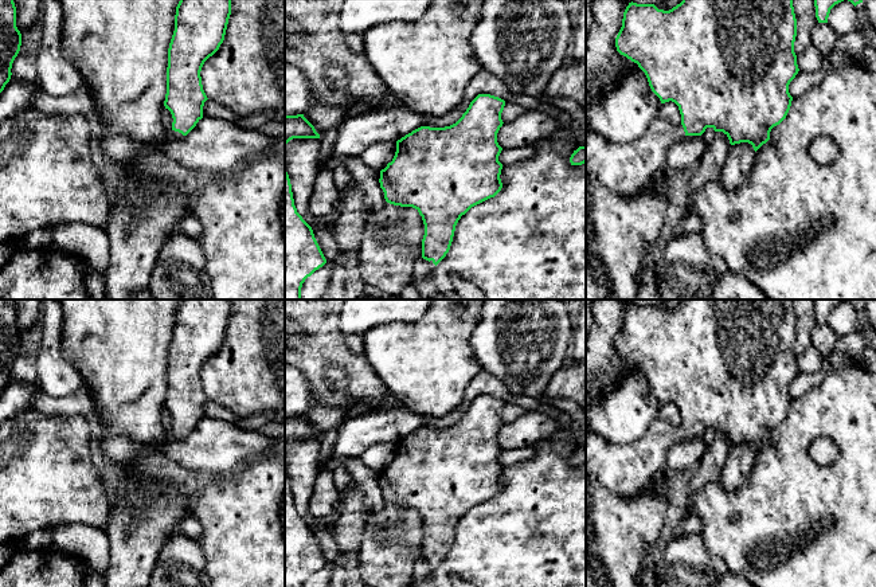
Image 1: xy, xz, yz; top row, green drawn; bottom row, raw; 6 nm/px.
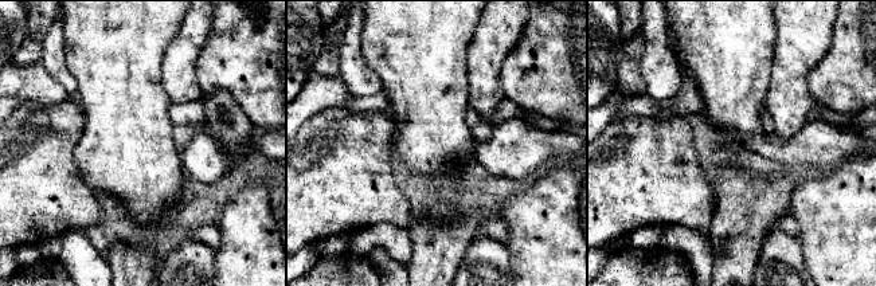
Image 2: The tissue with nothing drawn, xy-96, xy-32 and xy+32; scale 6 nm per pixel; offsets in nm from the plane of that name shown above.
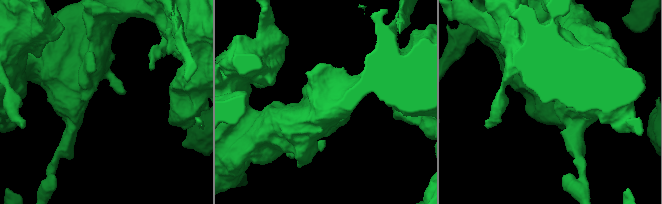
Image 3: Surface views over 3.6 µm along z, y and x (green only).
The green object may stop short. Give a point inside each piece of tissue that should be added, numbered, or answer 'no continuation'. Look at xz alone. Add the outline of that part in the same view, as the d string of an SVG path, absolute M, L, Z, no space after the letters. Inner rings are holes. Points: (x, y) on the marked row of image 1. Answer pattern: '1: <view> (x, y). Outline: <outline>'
no continuation

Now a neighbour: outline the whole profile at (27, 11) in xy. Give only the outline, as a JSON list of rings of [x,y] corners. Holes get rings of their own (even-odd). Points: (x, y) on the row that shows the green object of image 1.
[[[13,0],[16,7],[16,27],[23,35],[40,17],[42,0]]]

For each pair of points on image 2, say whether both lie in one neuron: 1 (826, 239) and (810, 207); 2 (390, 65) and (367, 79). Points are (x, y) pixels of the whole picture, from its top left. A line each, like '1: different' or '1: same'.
1: same
2: different

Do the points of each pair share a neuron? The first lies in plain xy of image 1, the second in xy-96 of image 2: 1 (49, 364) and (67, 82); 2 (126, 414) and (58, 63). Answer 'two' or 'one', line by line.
1: one
2: two

